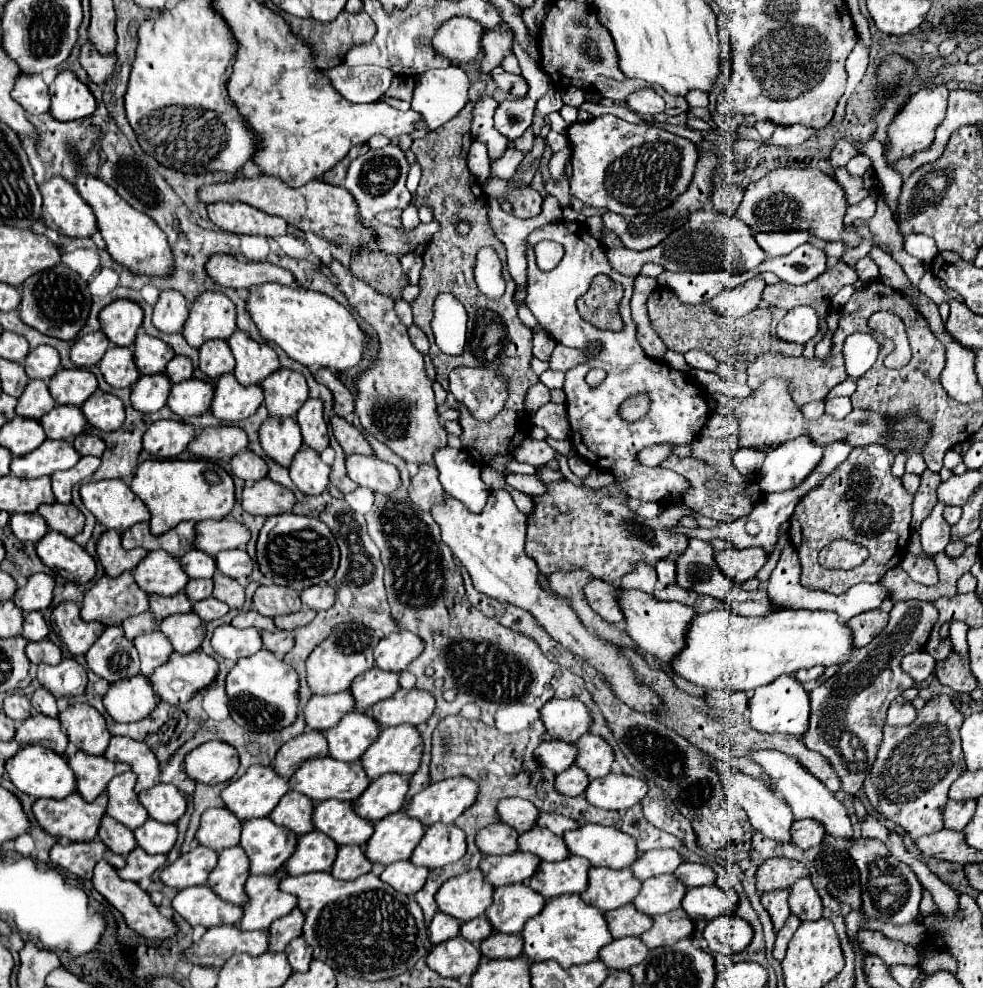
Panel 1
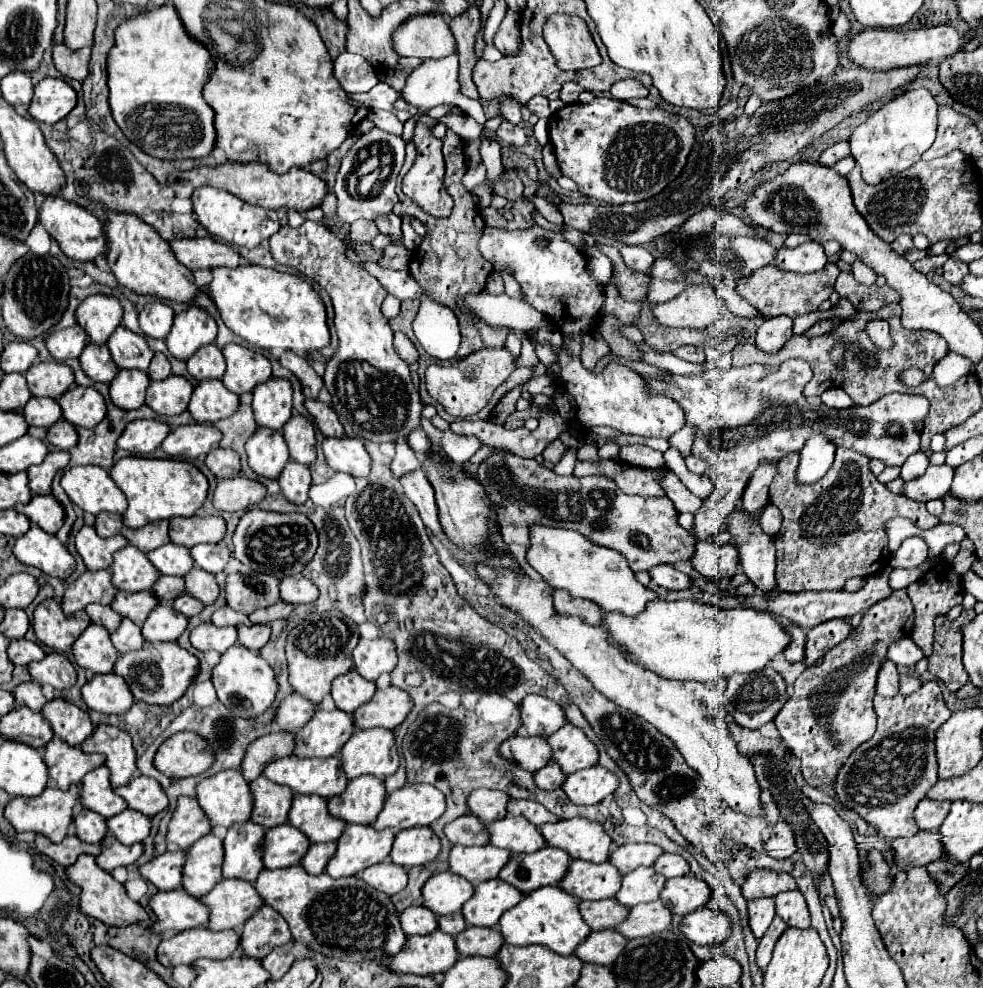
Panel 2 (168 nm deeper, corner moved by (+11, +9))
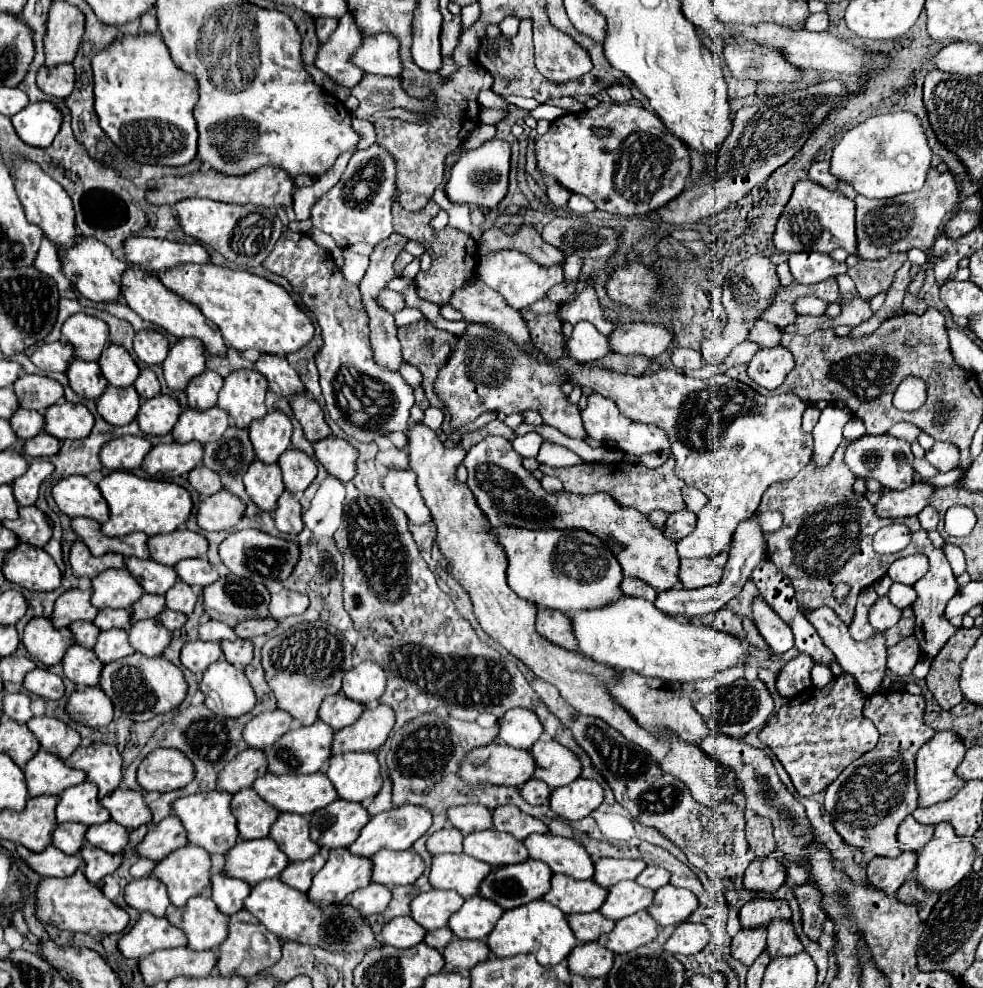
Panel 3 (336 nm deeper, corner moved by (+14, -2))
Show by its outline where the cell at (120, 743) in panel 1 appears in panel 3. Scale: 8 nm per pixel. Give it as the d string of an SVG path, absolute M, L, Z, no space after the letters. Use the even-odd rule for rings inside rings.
M96 743L96 747L91 745L87 751L86 747L78 747L64 763L68 767L82 769L86 779L98 785L100 799L122 783L122 755L110 743Z

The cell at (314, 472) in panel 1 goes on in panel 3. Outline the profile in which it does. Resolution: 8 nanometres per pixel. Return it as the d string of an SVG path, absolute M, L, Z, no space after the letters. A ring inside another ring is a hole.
M284 491L280 495L280 499L276 501L274 521L276 521L276 527L282 533L296 535L296 533L302 531L302 527L304 527L302 525L302 507L300 507L298 499L290 491Z

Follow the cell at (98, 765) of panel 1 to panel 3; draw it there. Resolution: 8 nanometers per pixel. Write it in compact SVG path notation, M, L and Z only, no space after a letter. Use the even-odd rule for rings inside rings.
M40 749L34 759L28 761L24 767L26 783L28 783L28 795L60 795L60 791L82 783L84 771L70 769L64 761L60 761L56 755Z

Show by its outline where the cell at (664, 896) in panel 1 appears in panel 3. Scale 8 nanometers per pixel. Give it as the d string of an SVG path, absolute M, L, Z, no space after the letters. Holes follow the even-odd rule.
M620 881L608 889L608 897L600 913L612 921L620 921L632 913L644 911L652 905L654 891L638 885L636 881Z

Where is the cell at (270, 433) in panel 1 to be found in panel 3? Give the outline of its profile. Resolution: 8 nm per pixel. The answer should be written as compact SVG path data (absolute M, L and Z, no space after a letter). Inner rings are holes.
M258 459L252 461L252 467L244 473L244 485L250 499L264 511L274 511L278 497L284 493L284 483L280 479L280 465L264 467Z

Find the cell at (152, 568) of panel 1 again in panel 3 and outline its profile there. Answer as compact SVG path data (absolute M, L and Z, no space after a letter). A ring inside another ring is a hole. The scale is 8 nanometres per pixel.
M126 567L102 571L92 579L92 591L92 605L98 609L130 609L144 595L144 589L128 575Z

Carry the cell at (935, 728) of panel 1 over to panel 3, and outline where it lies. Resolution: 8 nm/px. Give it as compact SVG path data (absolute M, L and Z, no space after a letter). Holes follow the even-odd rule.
M884 691L866 697L864 717L880 731L878 745L850 763L846 771L826 787L826 813L848 845L884 857L902 853L900 843L896 843L896 831L918 807L916 753L936 733L924 723L924 711L926 699L922 695L910 695L908 691Z

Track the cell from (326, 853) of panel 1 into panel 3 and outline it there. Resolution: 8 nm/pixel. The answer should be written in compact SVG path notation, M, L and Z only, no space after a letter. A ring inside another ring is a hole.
M270 837L240 841L226 853L224 873L230 877L244 879L250 885L256 885L264 879L280 877L288 867L288 857Z

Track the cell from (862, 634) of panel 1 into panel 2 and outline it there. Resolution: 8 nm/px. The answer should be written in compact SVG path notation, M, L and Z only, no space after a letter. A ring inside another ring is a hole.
M827 620L807 632L805 642L805 664L813 666L821 656L825 656L831 648L843 642L851 634L851 624L845 620Z

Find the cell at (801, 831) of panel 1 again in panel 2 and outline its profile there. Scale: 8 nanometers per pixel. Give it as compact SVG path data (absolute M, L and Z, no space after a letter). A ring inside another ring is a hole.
M777 822L777 824L771 828L769 842L765 842L763 848L765 848L765 854L767 854L767 856L777 858L777 860L785 860L785 858L789 858L793 852L797 852L795 840L793 840L793 832L787 830L787 824L783 824L783 822Z

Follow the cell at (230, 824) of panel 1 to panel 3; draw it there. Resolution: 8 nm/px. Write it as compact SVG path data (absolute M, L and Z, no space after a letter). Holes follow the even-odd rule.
M168 815L156 825L156 829L146 833L144 841L138 845L138 853L158 863L160 859L166 859L168 853L184 845L188 845L184 825L180 823L180 819L176 819L176 815Z

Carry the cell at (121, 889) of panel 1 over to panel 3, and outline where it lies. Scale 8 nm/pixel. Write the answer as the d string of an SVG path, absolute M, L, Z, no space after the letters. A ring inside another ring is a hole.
M76 871L70 877L44 877L38 885L38 893L36 893L36 915L40 921L44 923L52 923L58 929L66 929L66 931L80 931L80 933L122 933L128 925L128 913L114 905L110 899L104 897L104 893L88 883L88 879L84 877L84 871Z

